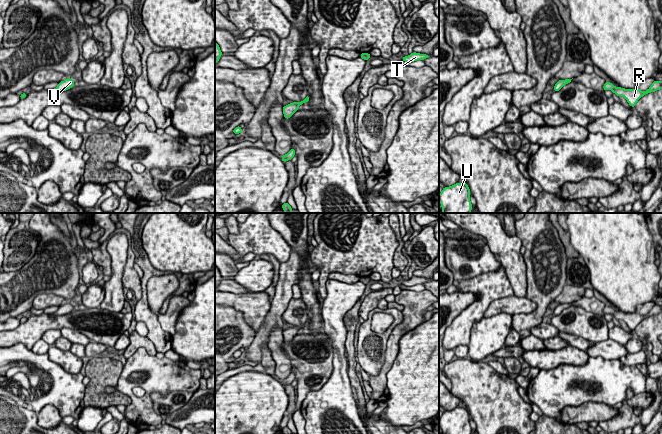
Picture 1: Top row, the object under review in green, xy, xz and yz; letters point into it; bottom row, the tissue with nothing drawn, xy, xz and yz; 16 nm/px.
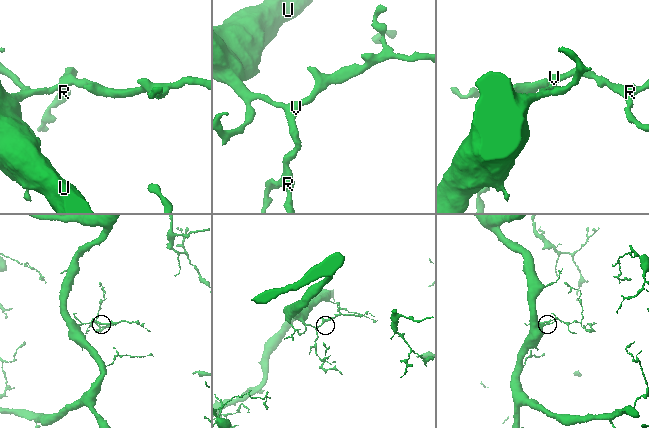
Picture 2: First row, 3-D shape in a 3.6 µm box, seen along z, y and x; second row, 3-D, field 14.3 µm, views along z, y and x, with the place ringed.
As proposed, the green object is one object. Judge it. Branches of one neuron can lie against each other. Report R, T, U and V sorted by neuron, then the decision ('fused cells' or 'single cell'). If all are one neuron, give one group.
groups R T U V; single cell

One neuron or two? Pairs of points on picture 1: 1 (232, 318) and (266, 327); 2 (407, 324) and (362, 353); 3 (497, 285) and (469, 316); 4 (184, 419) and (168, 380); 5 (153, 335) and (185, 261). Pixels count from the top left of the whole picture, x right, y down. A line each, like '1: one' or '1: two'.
1: two
2: two
3: one
4: two
5: two

